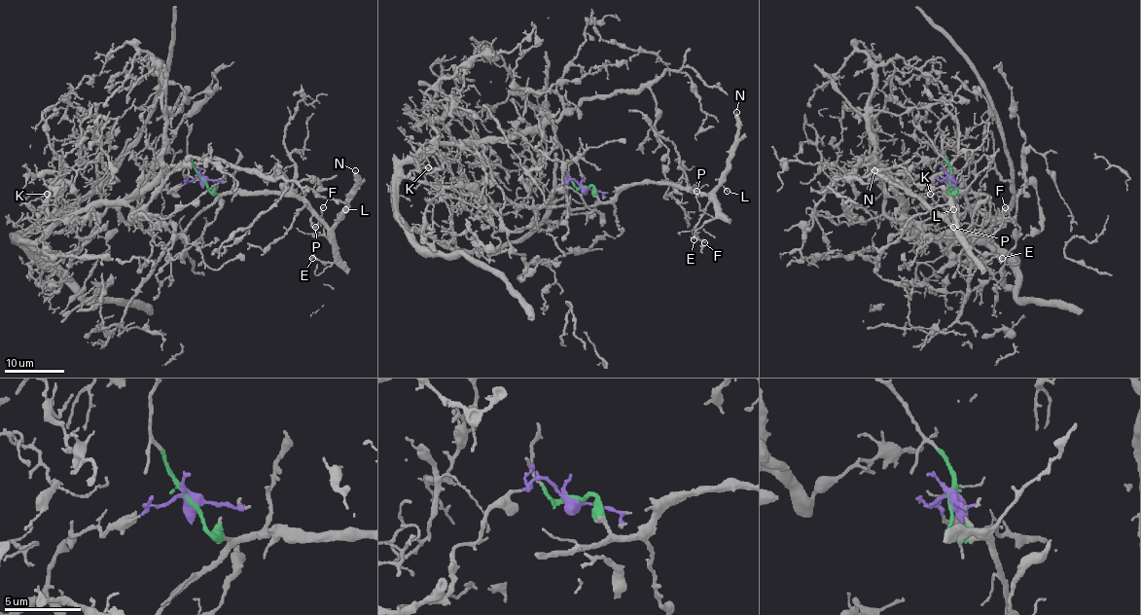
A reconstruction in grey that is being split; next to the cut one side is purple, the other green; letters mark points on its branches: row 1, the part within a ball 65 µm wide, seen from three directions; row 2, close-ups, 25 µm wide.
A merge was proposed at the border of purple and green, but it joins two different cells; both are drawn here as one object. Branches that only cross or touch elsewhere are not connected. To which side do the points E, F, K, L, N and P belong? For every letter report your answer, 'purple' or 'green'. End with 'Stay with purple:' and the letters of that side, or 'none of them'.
E: green
F: green
K: purple
L: green
N: green
P: green
Stay with purple: K

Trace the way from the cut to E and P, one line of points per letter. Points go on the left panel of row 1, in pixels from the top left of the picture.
E: (201, 178), (211, 192), (294, 193), (324, 225), (333, 249), (333, 262), (320, 262), (313, 258)
P: (201, 178), (211, 192), (294, 193), (311, 211), (311, 225), (316, 228)

